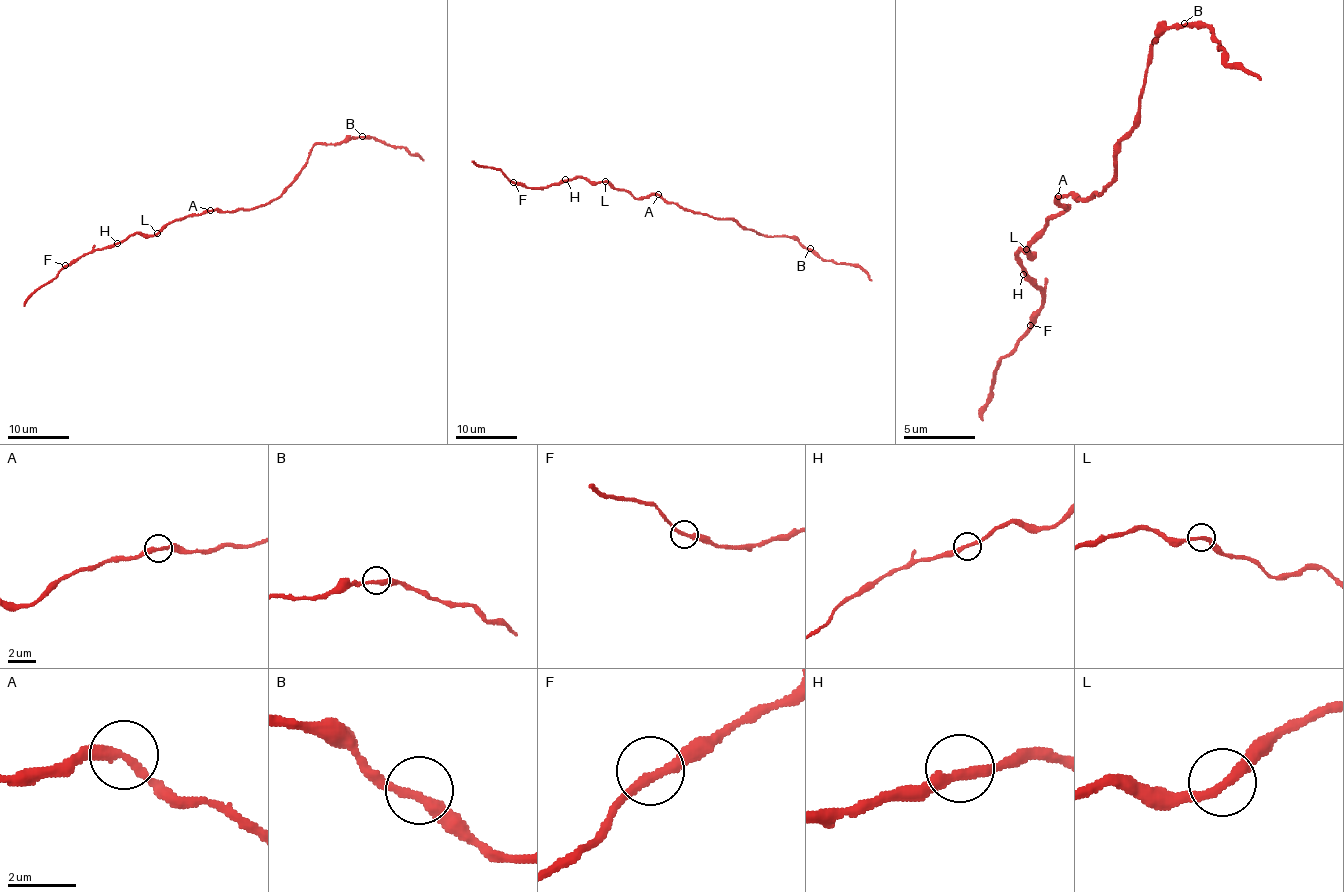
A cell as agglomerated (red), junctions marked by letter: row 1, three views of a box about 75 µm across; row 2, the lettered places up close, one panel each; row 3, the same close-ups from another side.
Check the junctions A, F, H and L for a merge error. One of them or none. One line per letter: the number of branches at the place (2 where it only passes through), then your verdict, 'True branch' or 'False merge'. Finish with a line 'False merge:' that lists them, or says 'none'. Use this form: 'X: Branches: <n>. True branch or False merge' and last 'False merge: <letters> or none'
A: Branches: 2. False merge
F: Branches: 2. True branch
H: Branches: 2. True branch
L: Branches: 2. True branch
False merge: A

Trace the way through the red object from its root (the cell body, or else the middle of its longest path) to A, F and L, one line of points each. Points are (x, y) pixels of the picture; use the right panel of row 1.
A: (1084, 199), (1059, 195)
F: (1084, 199), (1062, 195), (1066, 206), (1030, 253), (1019, 253), (1041, 285), (1041, 310), (1030, 325)
L: (1084, 199), (1062, 195), (1059, 199), (1066, 206), (1048, 221), (1044, 231), (1026, 249)

